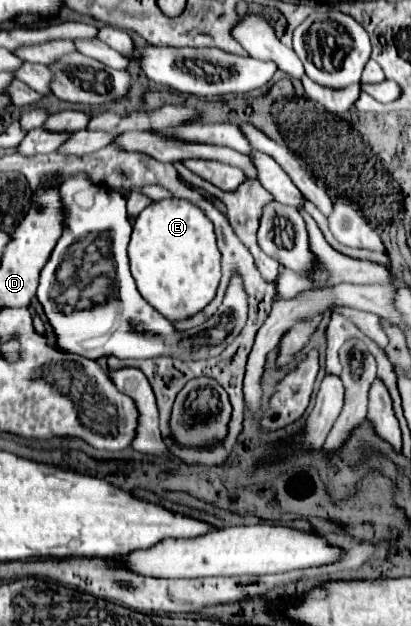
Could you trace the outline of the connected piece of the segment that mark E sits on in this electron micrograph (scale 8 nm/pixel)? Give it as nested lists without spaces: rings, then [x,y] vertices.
[[[170,197],[150,203],[136,217],[128,255],[138,291],[170,321],[198,313],[216,295],[220,283],[220,251],[216,247],[214,227],[190,201]]]

